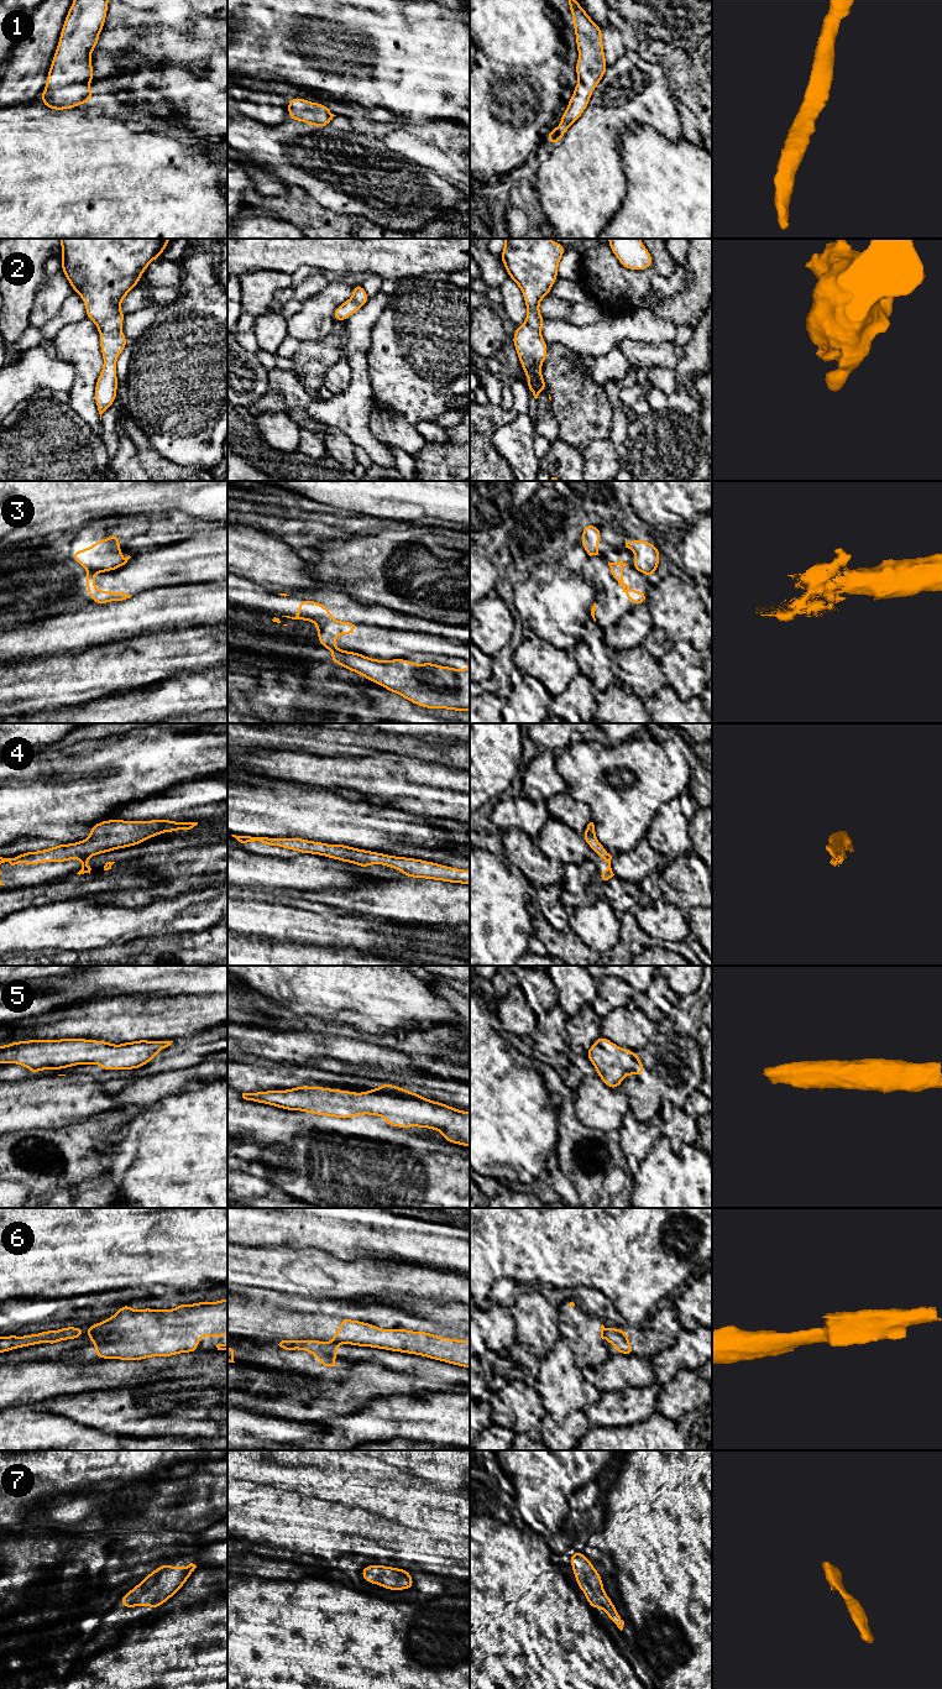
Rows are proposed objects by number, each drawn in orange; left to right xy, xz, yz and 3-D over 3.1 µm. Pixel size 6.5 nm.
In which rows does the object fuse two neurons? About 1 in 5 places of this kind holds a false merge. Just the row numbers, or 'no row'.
3, 6

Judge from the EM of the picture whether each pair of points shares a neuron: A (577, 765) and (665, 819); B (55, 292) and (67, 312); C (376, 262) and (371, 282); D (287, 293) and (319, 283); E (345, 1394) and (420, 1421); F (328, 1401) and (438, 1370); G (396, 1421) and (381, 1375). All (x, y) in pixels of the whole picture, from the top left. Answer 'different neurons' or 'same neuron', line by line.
A: different neurons
B: different neurons
C: different neurons
D: same neuron
E: different neurons
F: same neuron
G: different neurons

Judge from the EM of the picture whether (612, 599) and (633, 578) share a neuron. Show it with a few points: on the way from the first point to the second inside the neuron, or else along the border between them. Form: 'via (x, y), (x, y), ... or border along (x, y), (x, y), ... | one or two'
via (617, 594), (628, 582) | one

